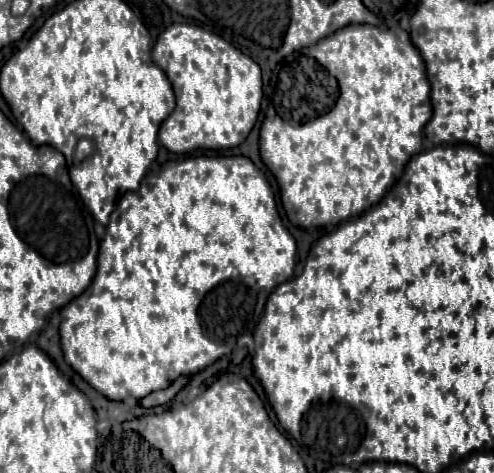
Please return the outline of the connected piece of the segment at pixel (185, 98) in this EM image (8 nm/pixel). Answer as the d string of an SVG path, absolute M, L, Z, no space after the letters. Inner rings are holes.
M171 24L159 38L153 48L153 64L159 66L169 82L173 84L177 106L169 114L169 118L159 128L159 142L175 152L175 154L191 154L197 150L223 150L223 148L235 148L253 130L259 108L261 108L261 68L257 62L253 62L249 56L245 56L241 50L233 48L229 42L225 42L221 36L207 32L195 24Z

